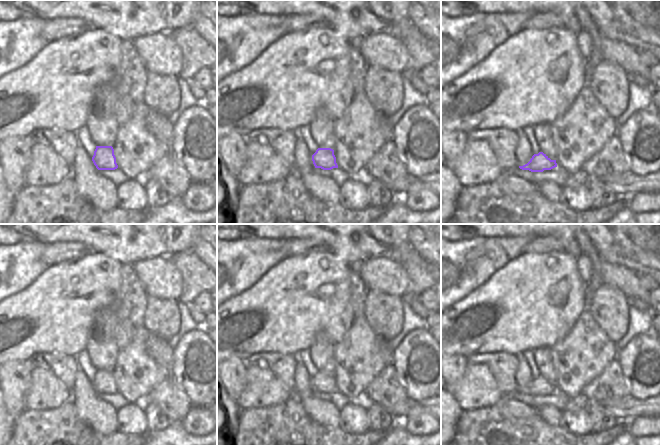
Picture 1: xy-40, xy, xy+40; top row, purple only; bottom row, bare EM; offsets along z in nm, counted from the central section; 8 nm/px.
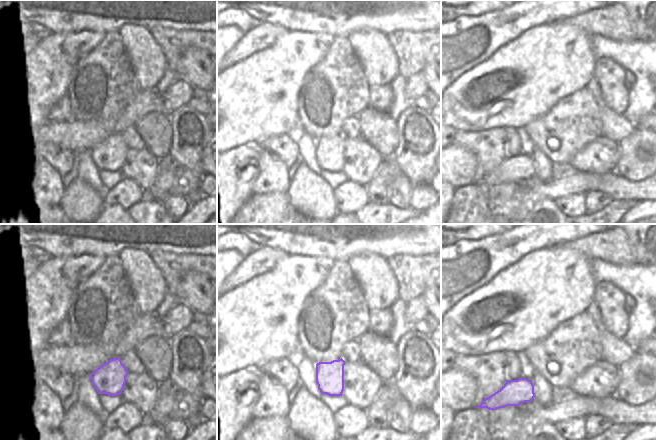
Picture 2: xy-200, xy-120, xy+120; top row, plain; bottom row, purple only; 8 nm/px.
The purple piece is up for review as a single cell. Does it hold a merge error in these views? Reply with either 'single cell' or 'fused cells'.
fused cells

